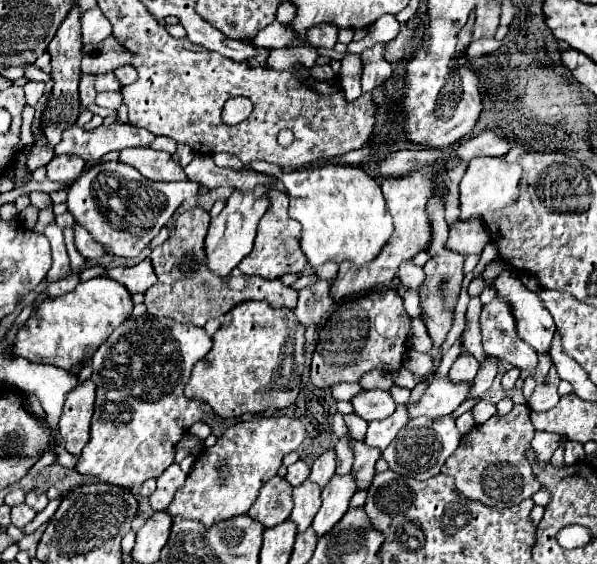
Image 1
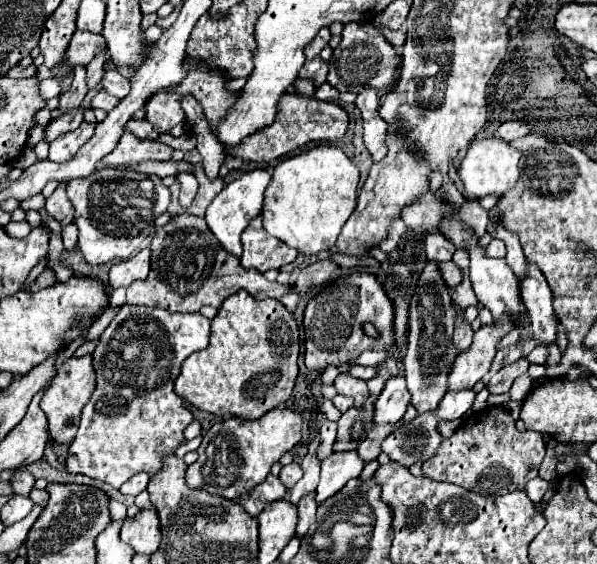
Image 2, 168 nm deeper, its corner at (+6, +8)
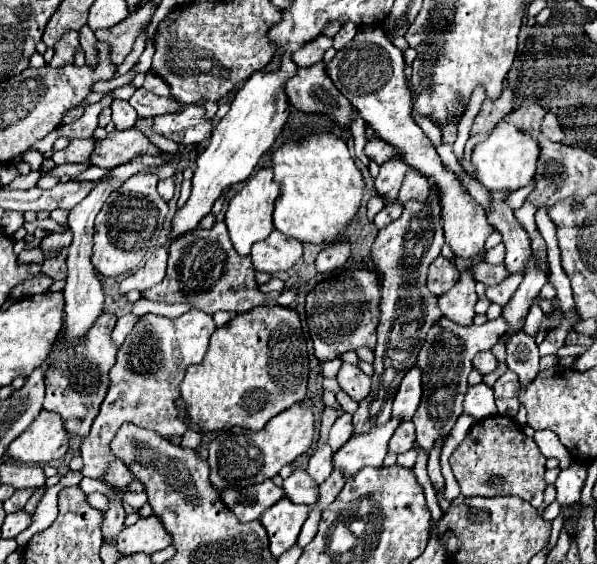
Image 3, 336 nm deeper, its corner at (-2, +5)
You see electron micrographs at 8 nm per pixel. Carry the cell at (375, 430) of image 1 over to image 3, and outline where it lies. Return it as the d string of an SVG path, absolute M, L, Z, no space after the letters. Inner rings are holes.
M414 366L406 372L406 376L400 382L398 394L394 398L392 414L402 416L404 420L412 420L420 404L420 398L422 398L422 372L418 366Z

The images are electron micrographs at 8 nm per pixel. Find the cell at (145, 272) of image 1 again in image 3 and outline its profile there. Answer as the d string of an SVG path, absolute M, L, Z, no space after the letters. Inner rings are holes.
M158 246L152 256L146 260L146 264L132 276L124 278L120 284L120 292L130 292L130 290L148 290L152 286L156 286L166 272L166 260L168 260L168 248L166 246Z

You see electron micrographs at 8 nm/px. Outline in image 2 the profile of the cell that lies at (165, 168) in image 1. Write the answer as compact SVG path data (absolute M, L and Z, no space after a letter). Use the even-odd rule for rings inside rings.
M124 133L114 147L102 161L106 165L138 165L142 161L170 161L172 147L160 141L138 141L134 135Z

